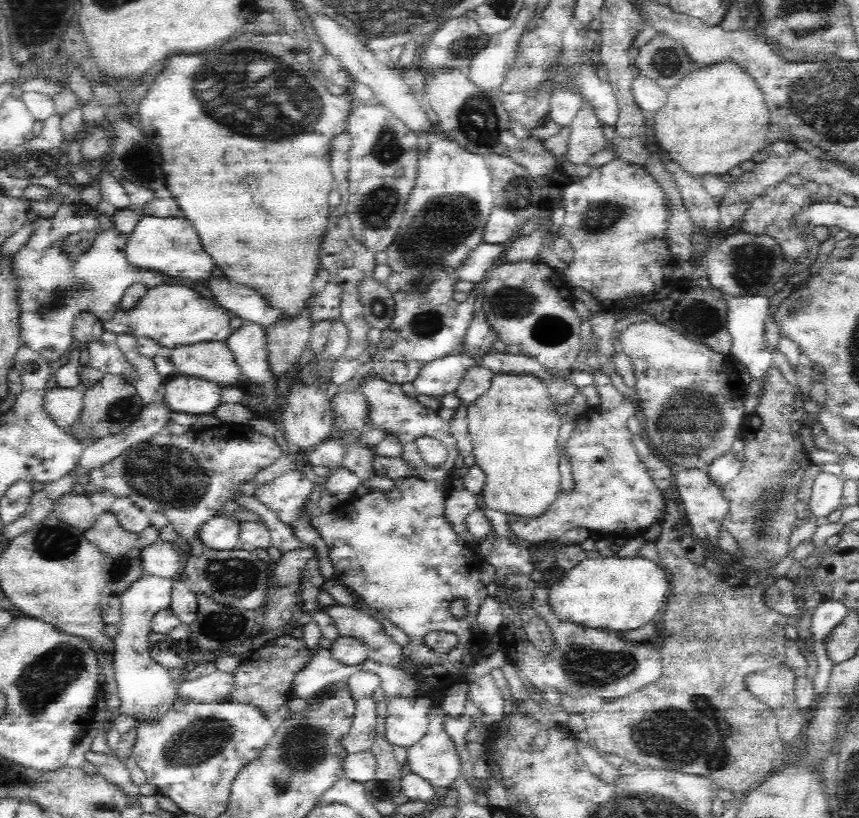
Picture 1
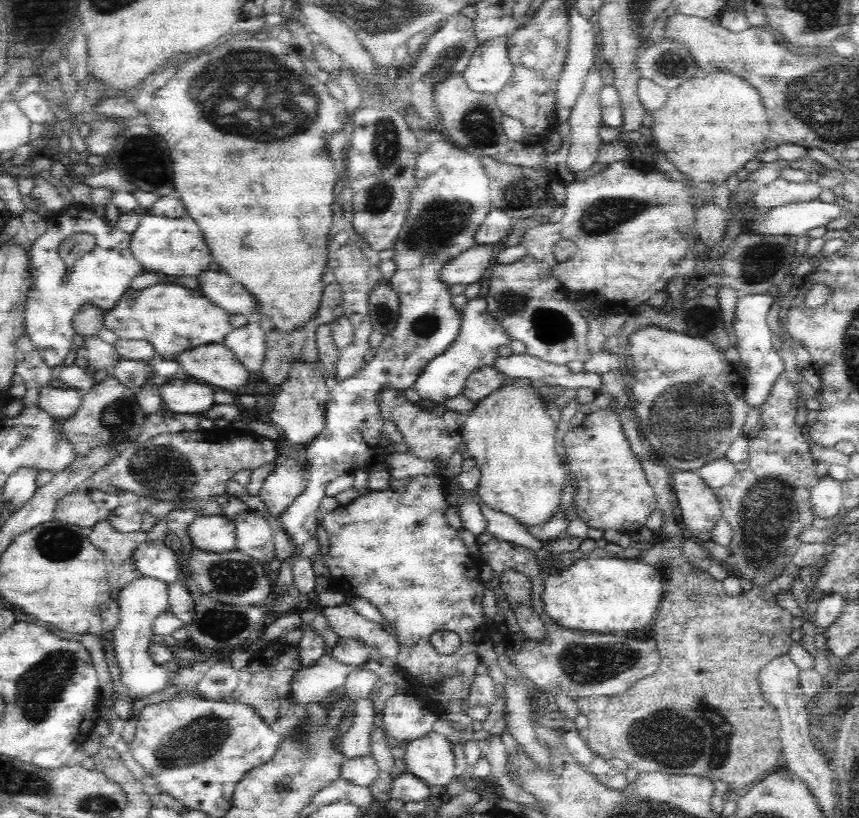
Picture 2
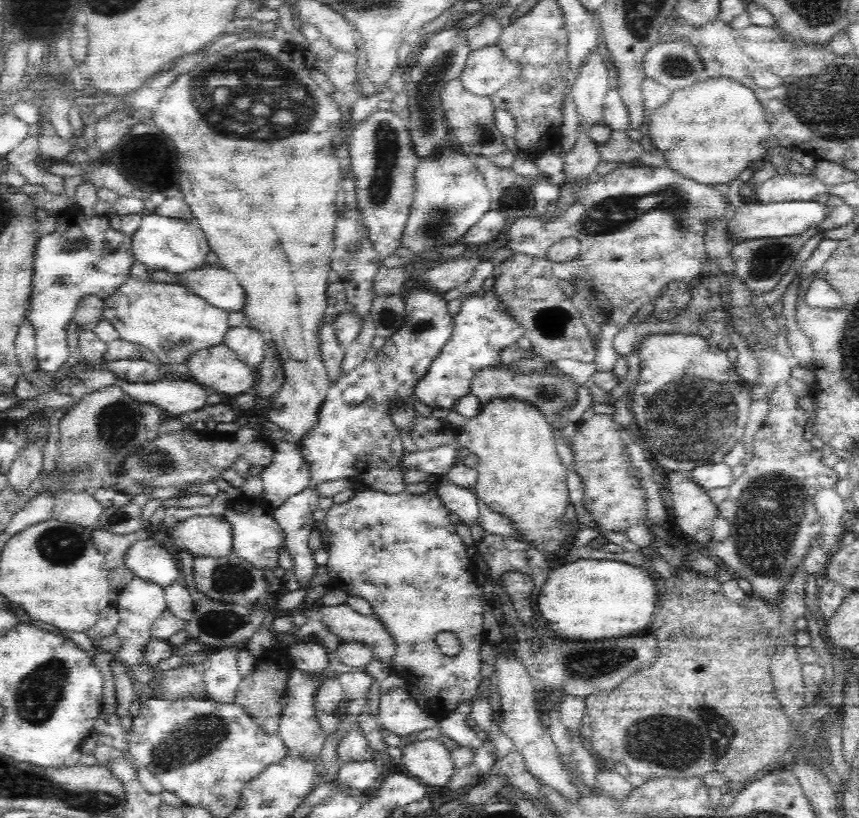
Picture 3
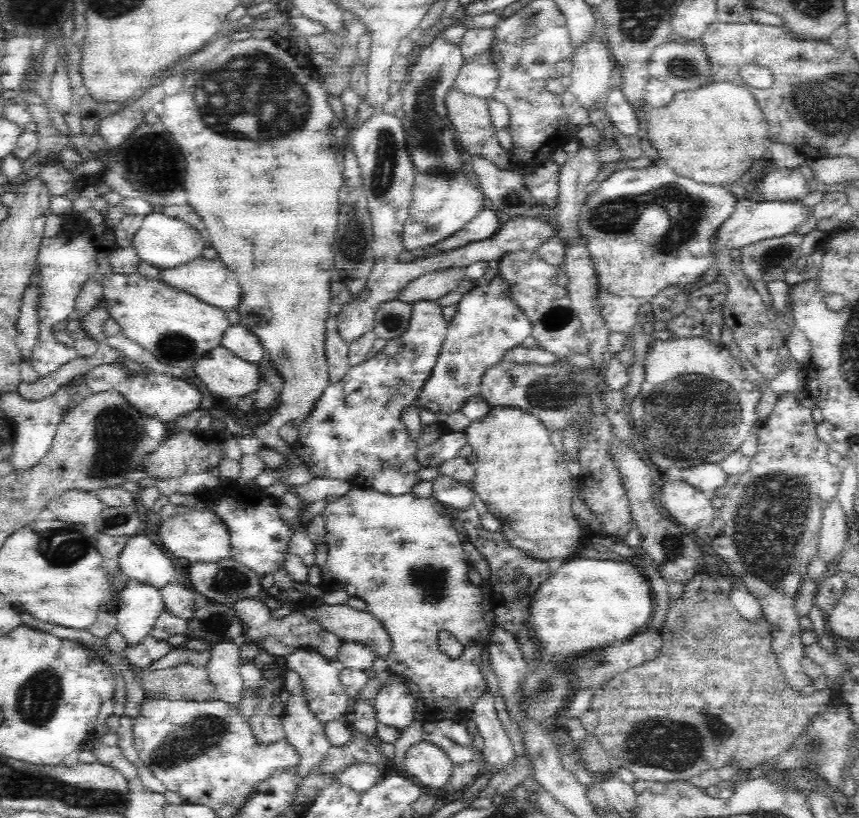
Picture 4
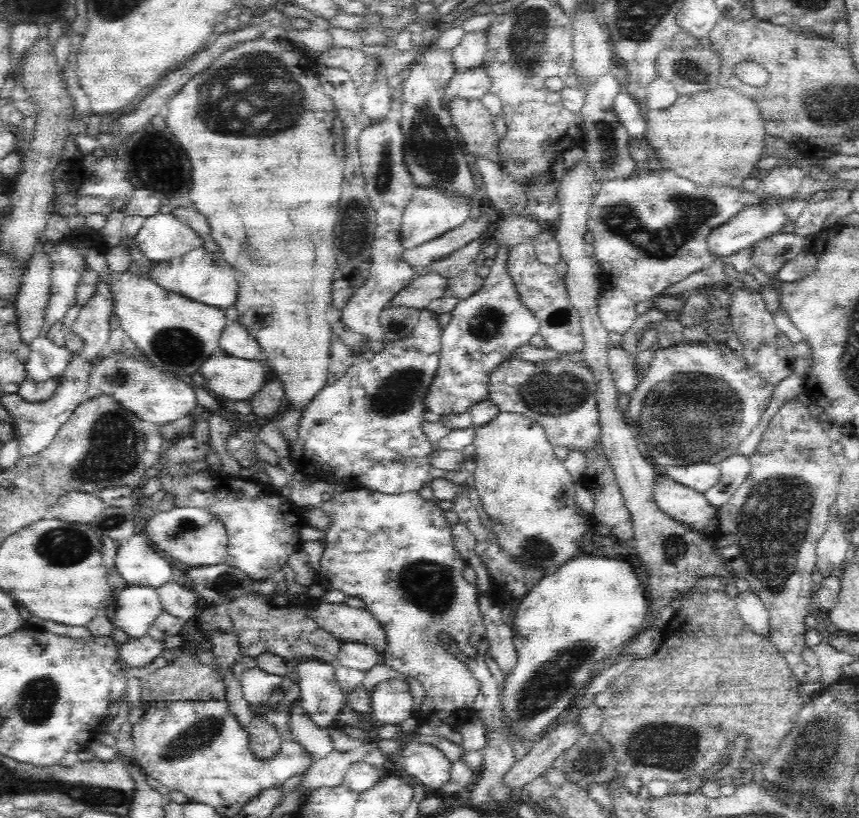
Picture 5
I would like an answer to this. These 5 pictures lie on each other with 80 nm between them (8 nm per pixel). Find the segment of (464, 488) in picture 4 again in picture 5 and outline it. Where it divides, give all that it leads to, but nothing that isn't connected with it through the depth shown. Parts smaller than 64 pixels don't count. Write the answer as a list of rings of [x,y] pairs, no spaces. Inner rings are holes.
[[[420,309],[420,319],[410,337],[398,341],[387,341],[381,352],[356,361],[334,384],[322,388],[303,411],[297,438],[288,442],[289,459],[296,471],[315,480],[333,481],[352,490],[356,488],[402,494],[418,492],[431,484],[434,500],[449,500],[457,497],[457,486],[450,479],[432,478],[430,474],[430,452],[432,441],[424,433],[424,422],[428,411],[426,400],[435,380],[441,354],[442,329],[438,316],[432,311]]]

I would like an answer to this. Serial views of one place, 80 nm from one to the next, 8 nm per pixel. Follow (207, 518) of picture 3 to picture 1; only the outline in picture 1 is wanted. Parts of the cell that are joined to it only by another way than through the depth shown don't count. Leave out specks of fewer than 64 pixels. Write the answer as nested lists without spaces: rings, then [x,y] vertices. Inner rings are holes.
[[[216,515],[202,523],[197,533],[202,545],[216,551],[231,551],[240,538],[239,521],[232,516]]]

